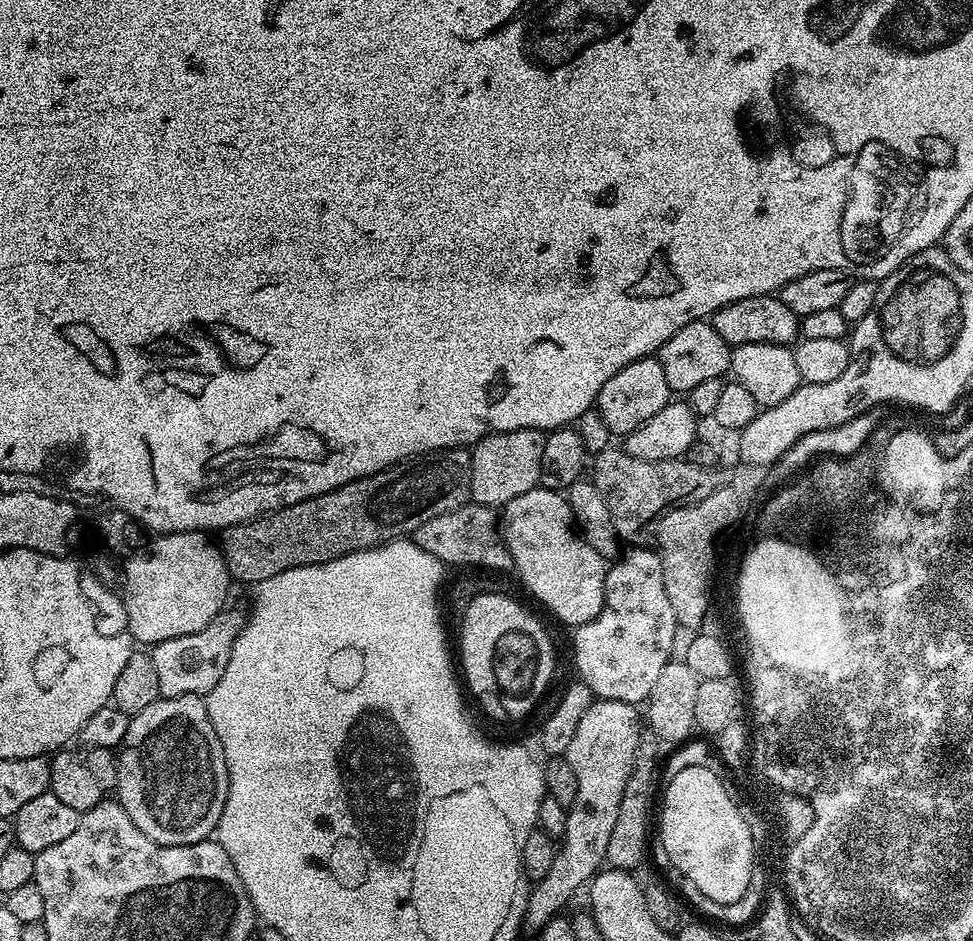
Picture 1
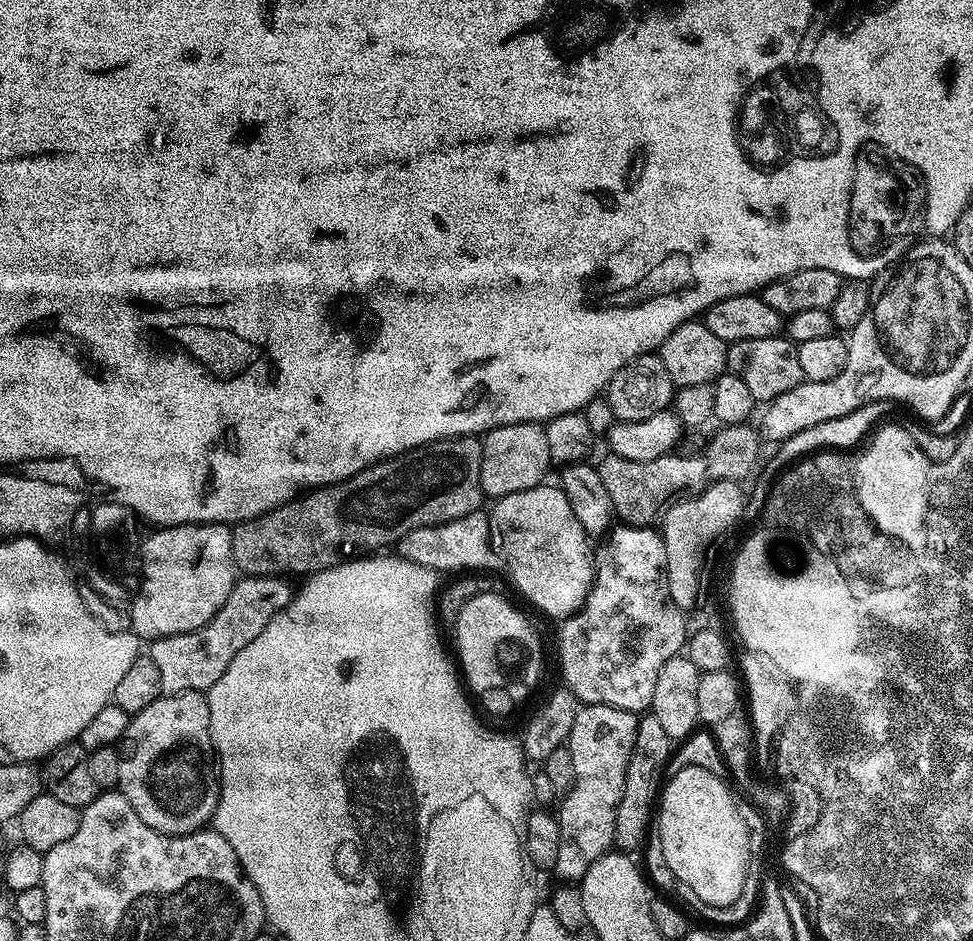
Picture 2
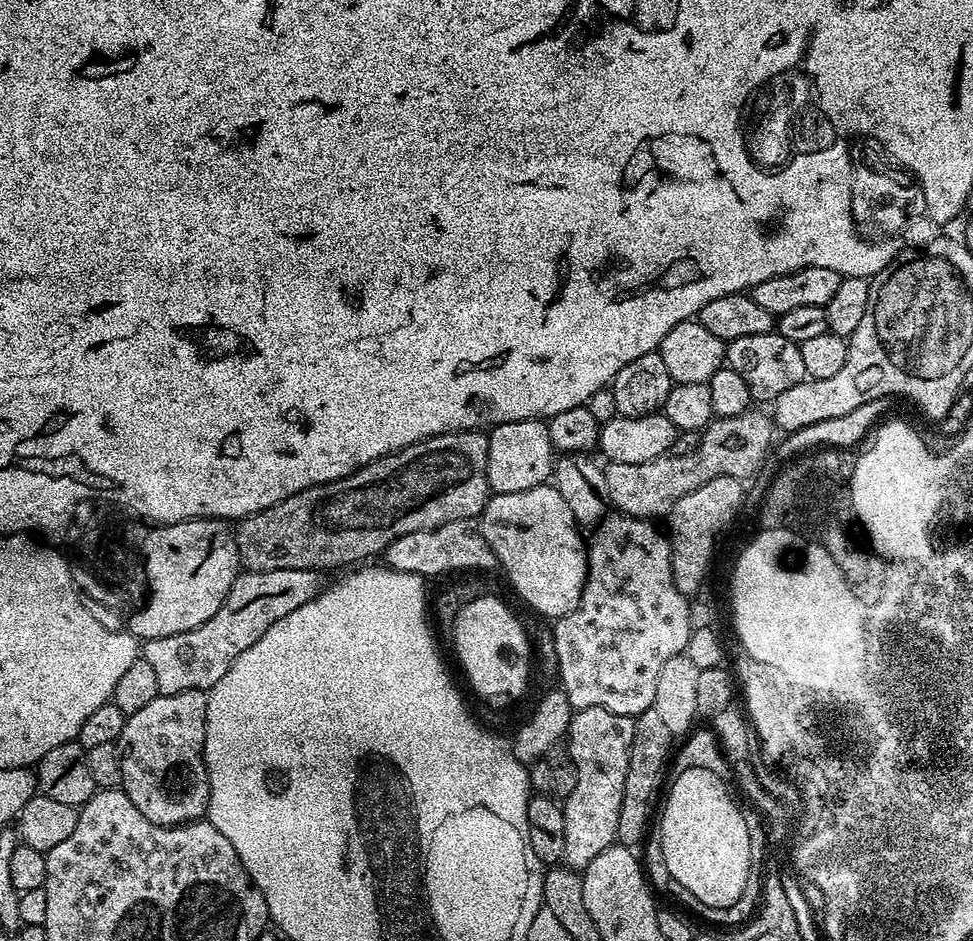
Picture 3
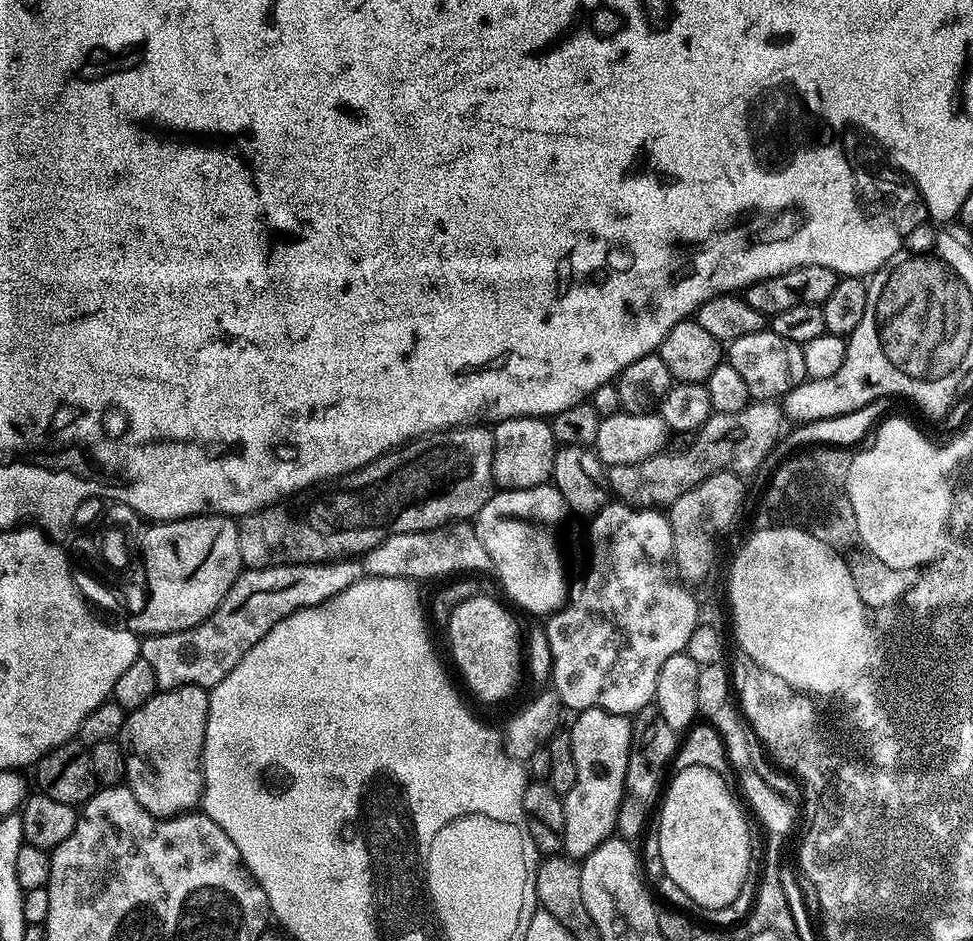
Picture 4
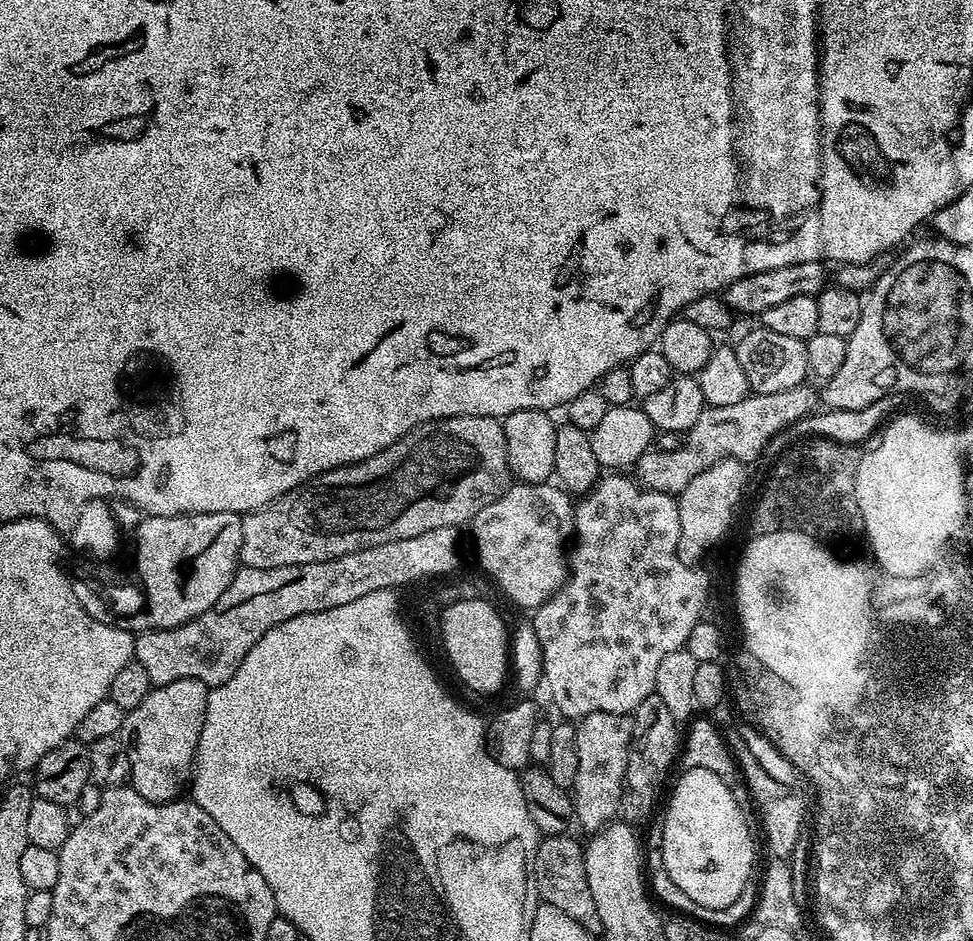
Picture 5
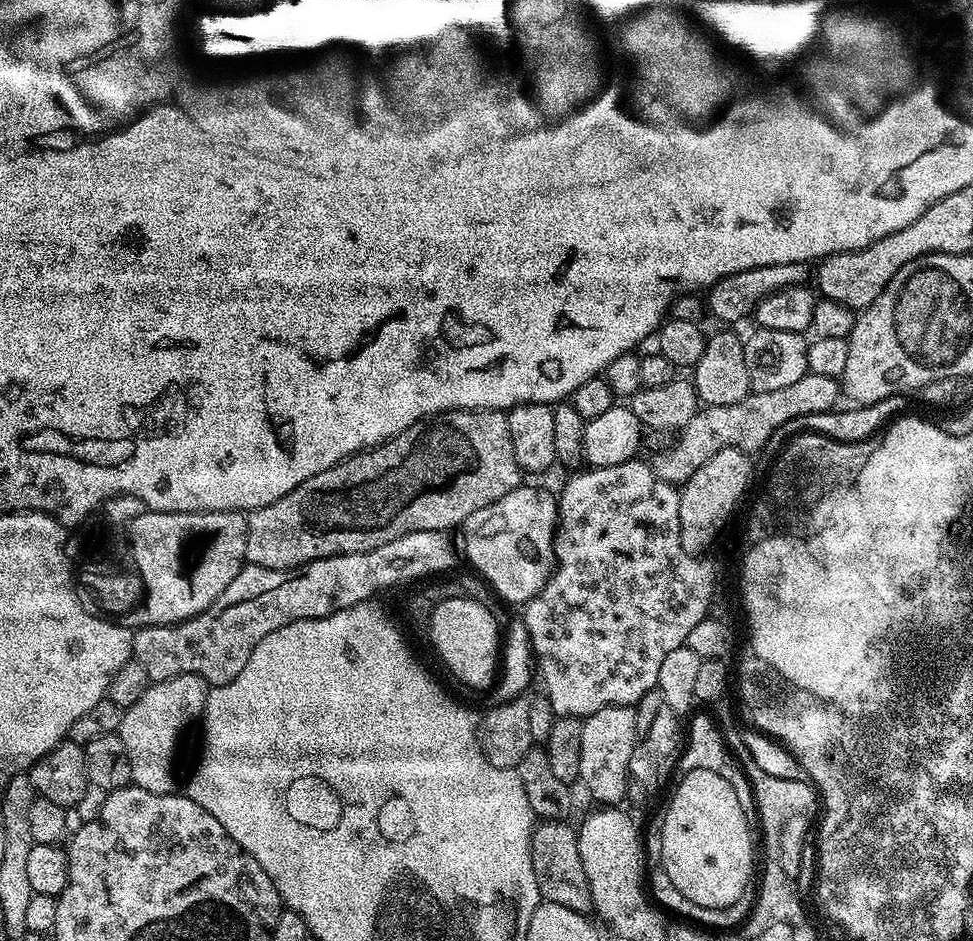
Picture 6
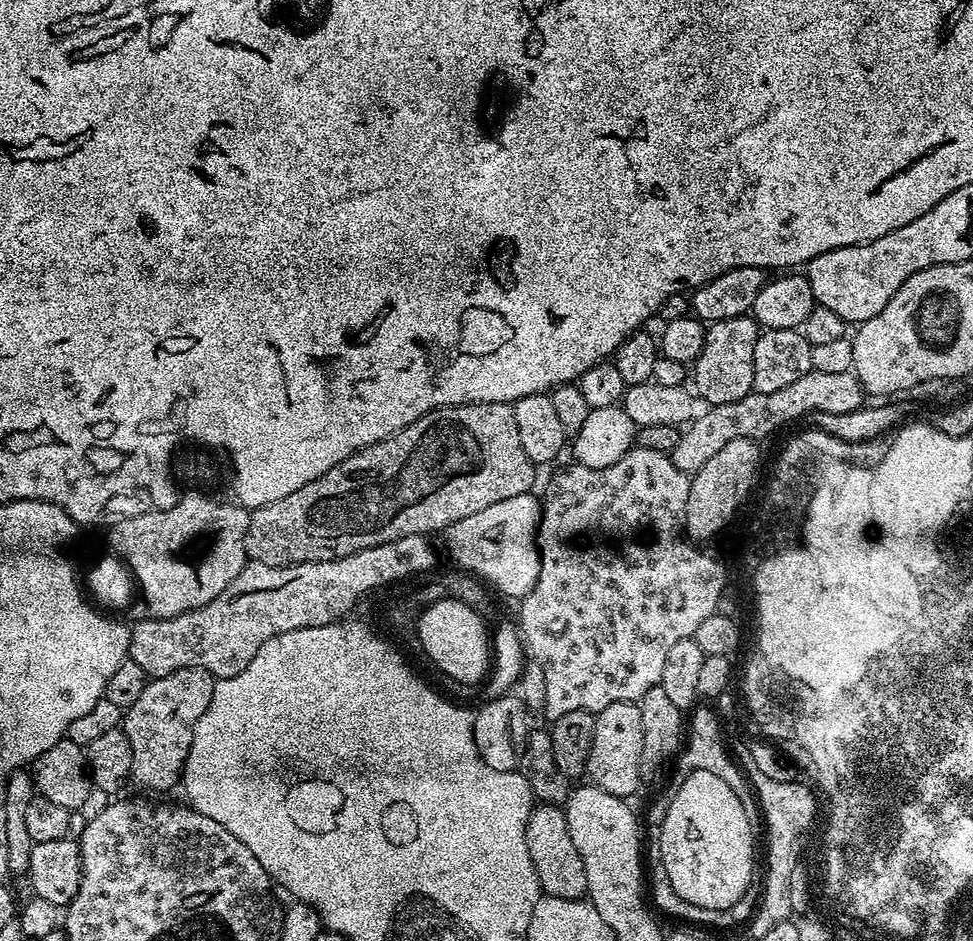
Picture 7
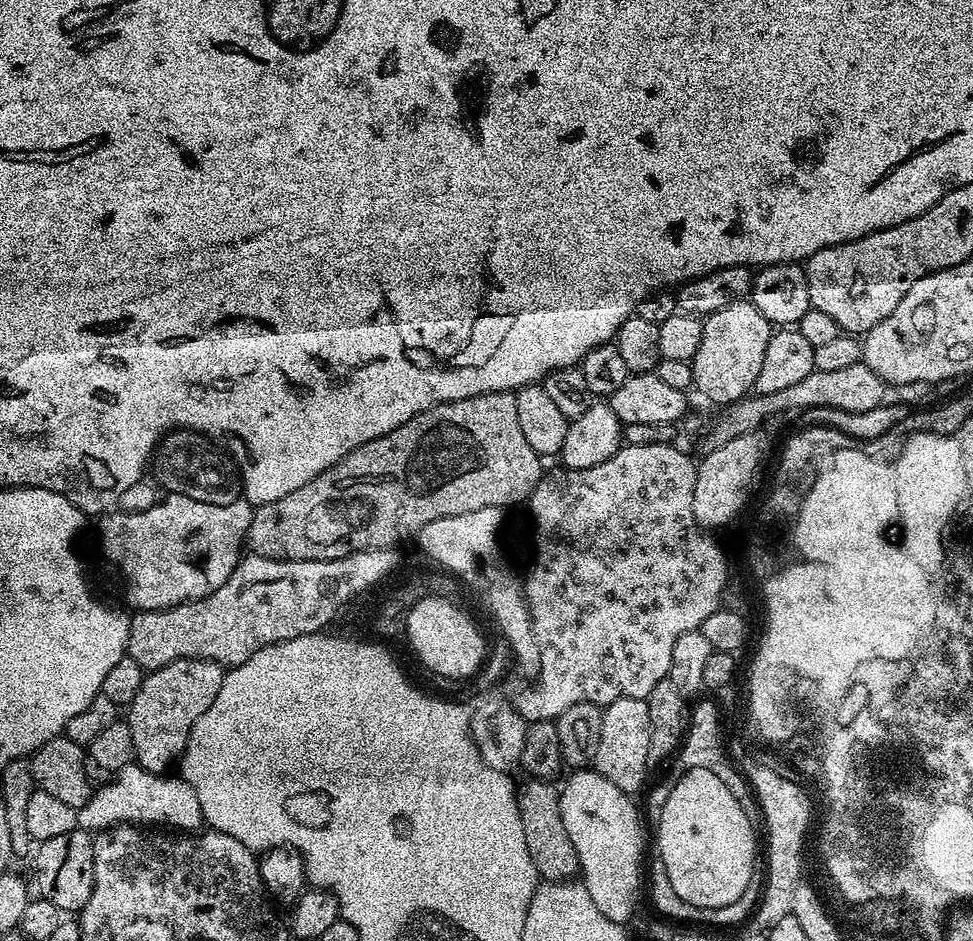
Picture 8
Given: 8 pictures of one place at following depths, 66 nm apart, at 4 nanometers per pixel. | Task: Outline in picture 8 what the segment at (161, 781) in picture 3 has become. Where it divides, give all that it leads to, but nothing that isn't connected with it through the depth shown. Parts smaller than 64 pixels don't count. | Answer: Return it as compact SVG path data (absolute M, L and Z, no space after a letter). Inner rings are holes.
M175 660L158 670L147 673L142 682L142 690L134 694L134 702L126 708L128 712L126 722L130 726L130 734L134 734L135 763L151 772L167 773L171 769L168 767L171 764L173 767L184 755L184 748L188 744L194 722L198 722L198 718L206 714L206 710L210 710L210 702L218 698L218 690L222 690L224 674L225 669L212 660Z

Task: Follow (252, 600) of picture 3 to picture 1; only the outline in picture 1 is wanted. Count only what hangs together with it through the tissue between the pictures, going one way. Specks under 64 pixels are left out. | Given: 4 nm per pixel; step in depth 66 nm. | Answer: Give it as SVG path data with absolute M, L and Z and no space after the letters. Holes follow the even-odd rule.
M231 610L215 616L198 634L186 634L182 638L170 638L155 645L150 655L154 658L154 667L158 673L158 690L161 697L199 696L207 697L218 686L226 666L230 662L232 643L242 627L242 616Z

